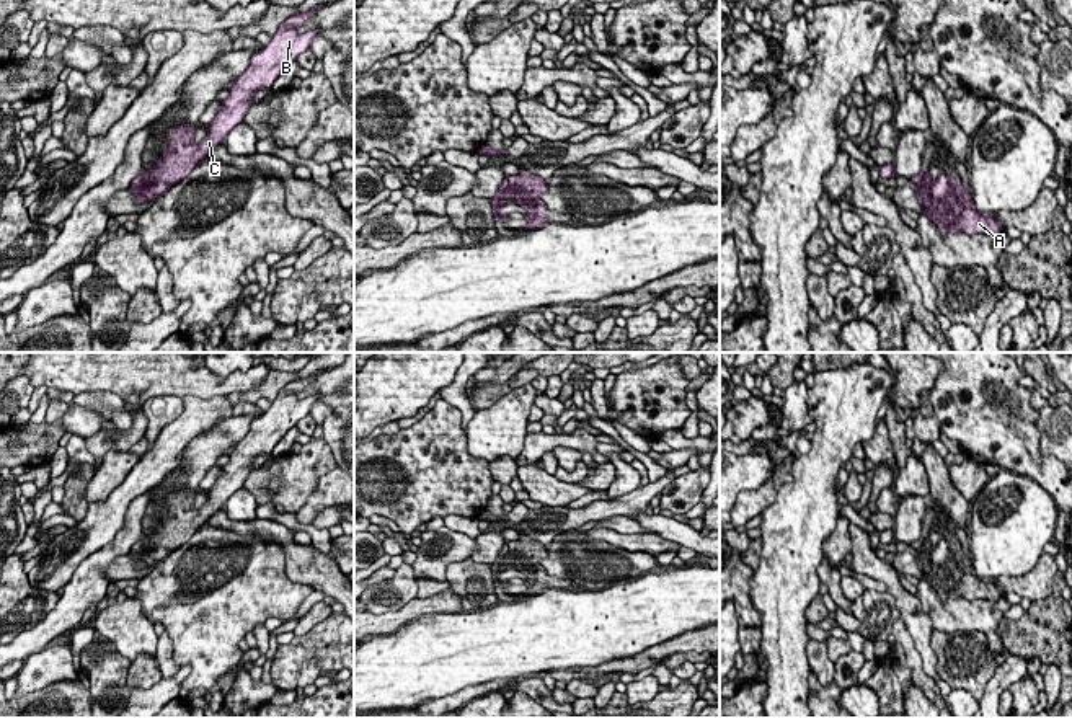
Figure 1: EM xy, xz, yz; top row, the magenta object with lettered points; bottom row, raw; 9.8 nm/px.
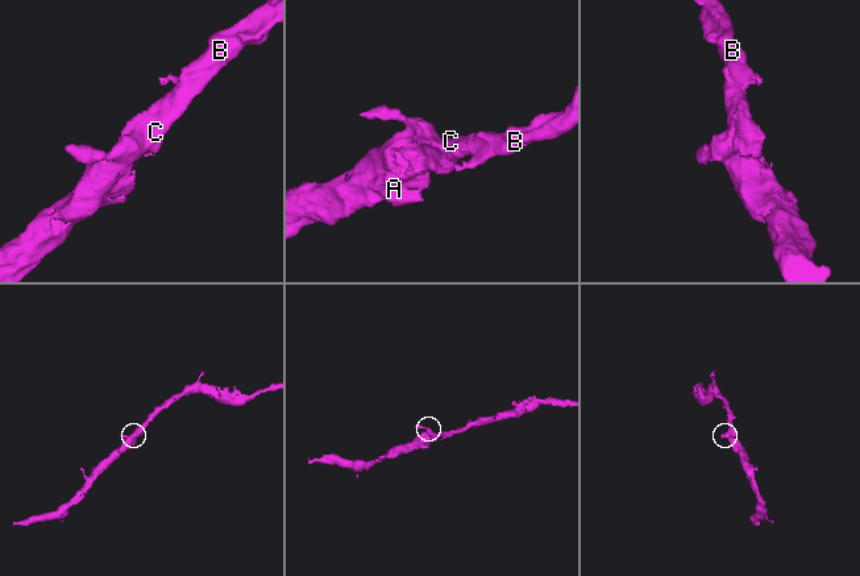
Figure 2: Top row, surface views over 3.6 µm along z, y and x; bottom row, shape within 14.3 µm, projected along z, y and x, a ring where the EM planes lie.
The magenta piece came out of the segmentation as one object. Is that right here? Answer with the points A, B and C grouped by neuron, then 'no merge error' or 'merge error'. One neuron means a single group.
groups A B C; no merge error

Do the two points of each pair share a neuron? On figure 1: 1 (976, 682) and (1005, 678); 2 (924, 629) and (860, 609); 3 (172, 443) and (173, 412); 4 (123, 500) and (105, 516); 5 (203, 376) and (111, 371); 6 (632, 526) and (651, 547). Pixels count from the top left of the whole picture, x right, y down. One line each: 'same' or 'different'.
1: different
2: different
3: different
4: same
5: same
6: different

